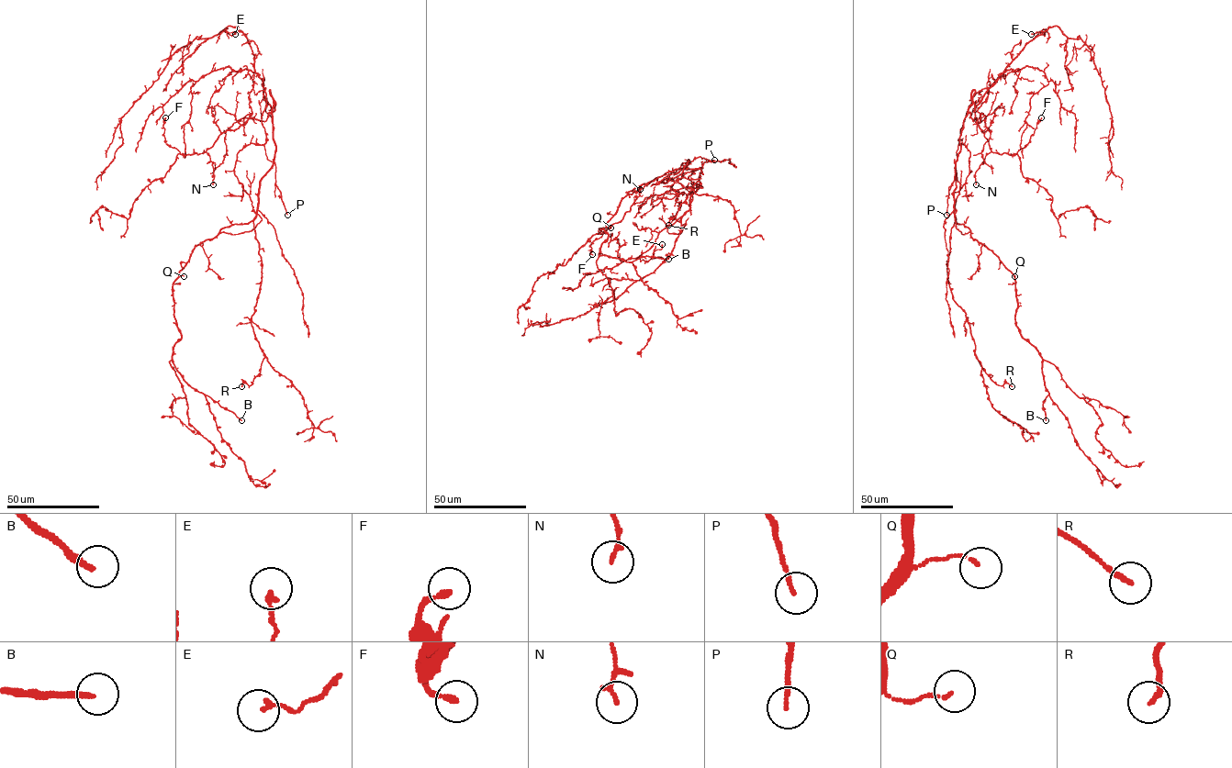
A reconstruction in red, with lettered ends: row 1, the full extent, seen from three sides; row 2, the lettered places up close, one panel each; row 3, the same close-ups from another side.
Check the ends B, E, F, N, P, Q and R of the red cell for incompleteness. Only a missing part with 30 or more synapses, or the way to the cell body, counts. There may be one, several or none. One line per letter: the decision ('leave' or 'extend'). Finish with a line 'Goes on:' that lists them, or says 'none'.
B: extend
E: leave
F: leave
N: leave
P: leave
Q: leave
R: leave
Goes on: B

